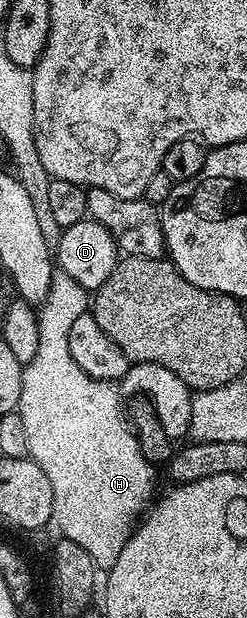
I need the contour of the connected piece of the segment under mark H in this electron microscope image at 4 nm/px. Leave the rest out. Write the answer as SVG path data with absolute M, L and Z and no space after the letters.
M52 272L49 295L45 295L37 311L37 355L33 355L33 359L29 359L29 363L23 366L21 399L17 412L21 415L21 423L25 423L30 460L35 461L41 471L45 471L49 487L53 487L51 519L54 528L59 528L66 540L78 543L84 551L89 551L89 559L93 559L96 570L110 571L113 563L117 563L117 555L121 555L125 543L131 538L141 514L152 500L151 492L155 489L157 469L145 459L145 455L141 455L139 438L135 436L125 416L120 390L110 381L98 381L85 375L85 371L77 367L73 355L69 355L69 331L77 315L88 312L88 309L88 290L83 289L81 283L73 283L69 275Z

